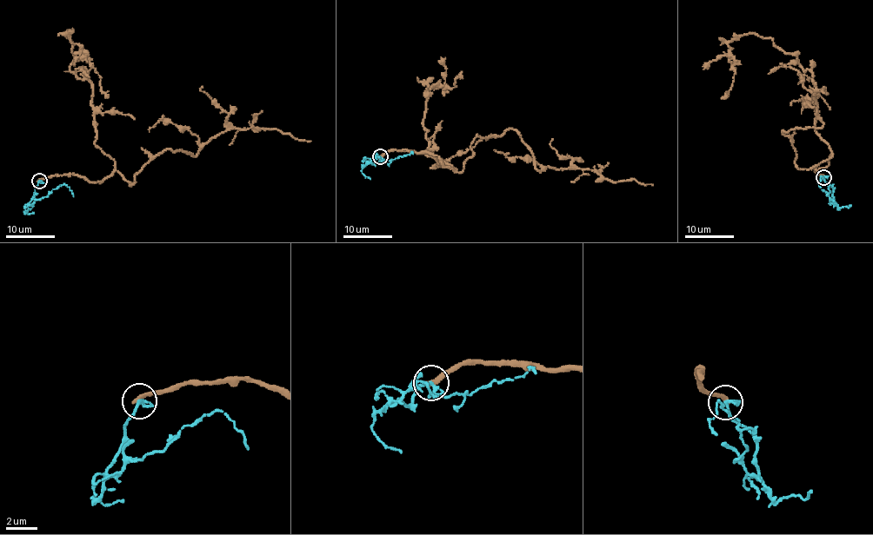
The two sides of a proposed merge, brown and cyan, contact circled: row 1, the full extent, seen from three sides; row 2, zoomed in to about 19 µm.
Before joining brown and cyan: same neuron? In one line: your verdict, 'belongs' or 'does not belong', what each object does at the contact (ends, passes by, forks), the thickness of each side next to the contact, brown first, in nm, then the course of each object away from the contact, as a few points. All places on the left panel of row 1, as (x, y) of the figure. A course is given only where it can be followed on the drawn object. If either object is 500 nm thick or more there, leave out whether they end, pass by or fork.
does not belong; brown ends; cyan ends; calibres 360 and 280 nm; course brown (39, 181), (74, 174), (101, 182), (115, 168), (95, 143), (92, 85), (70, 70), (67, 29), (108, 97); course cyan (39, 181), (29, 204), (60, 185), (67, 186), (73, 196)

